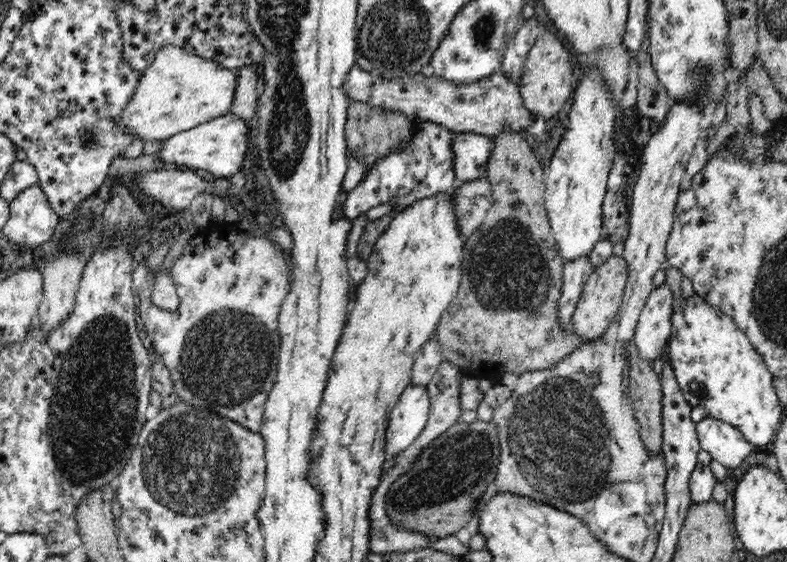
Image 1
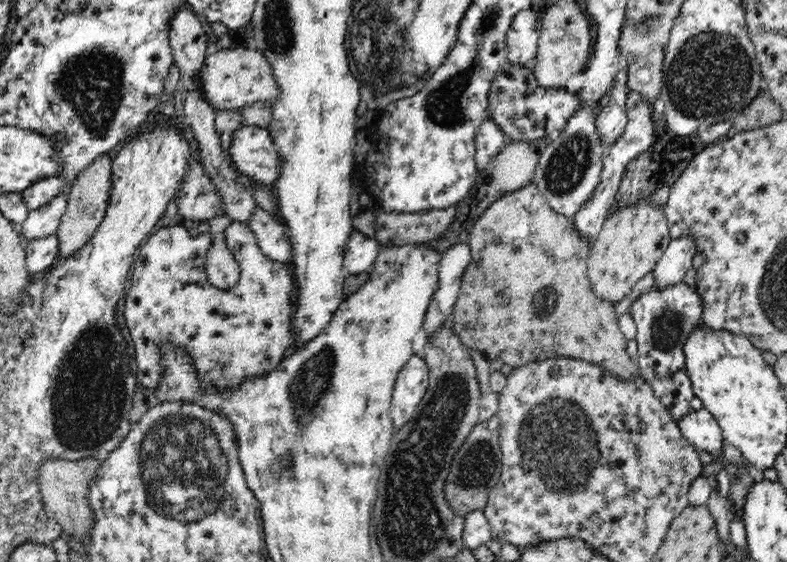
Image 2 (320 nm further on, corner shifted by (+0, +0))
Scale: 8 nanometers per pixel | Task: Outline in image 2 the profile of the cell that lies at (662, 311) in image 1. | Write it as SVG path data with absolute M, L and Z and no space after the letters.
M693 234L678 236L670 240L654 271L655 285L666 288L683 282L684 274L692 268L692 258L697 254Z

